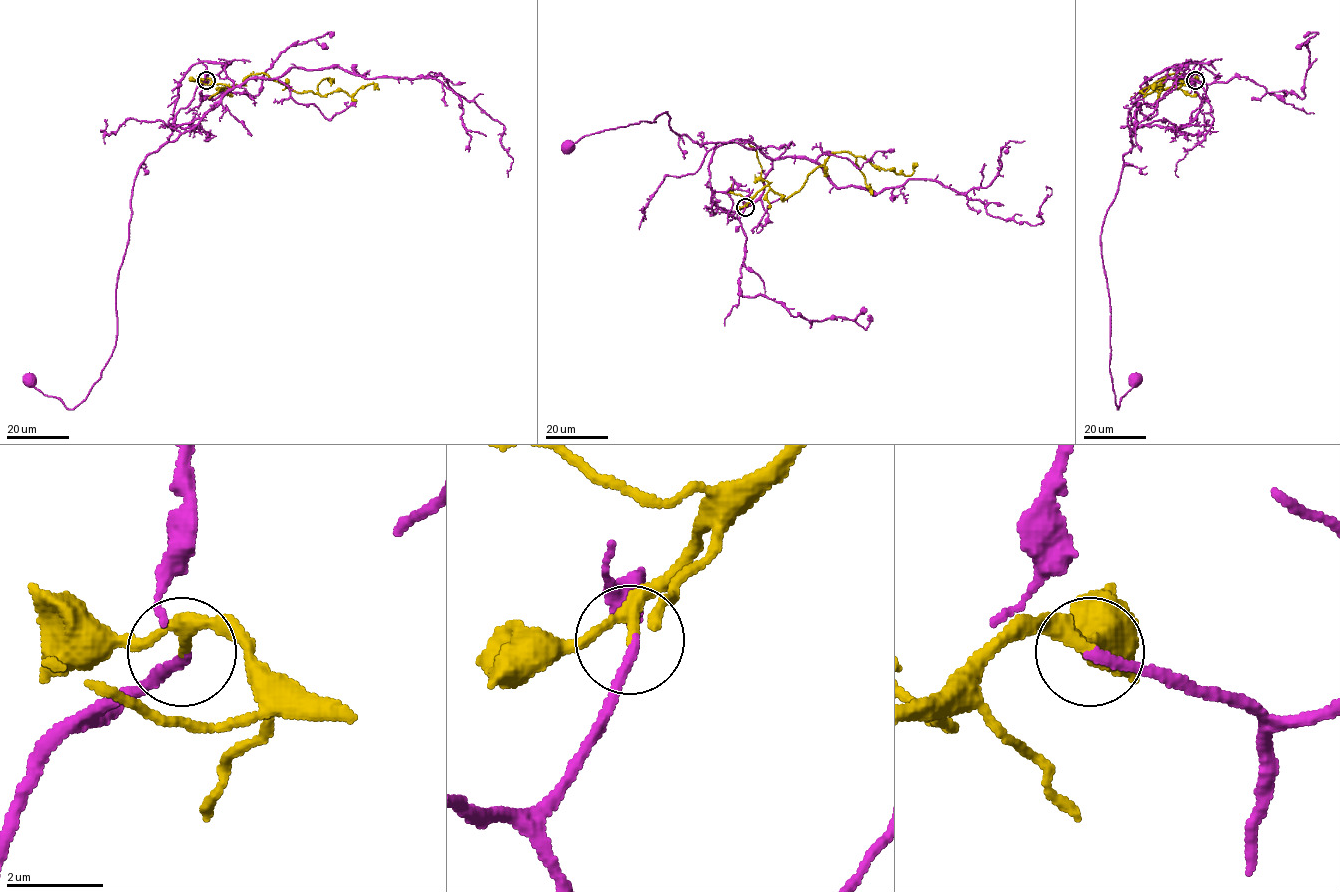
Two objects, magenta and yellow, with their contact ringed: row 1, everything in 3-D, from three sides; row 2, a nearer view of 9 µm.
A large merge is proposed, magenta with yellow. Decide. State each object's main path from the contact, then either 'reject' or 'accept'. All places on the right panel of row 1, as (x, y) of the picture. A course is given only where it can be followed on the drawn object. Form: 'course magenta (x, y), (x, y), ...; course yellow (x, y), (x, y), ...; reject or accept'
course magenta (1196, 80), (1205, 99), (1189, 123), (1131, 133), (1101, 234), (1118, 410), (1134, 379); course yellow (1195, 80), (1176, 88), (1187, 78), (1174, 73), (1140, 93), (1156, 91), (1158, 95), (1164, 85), (1151, 88); accept

